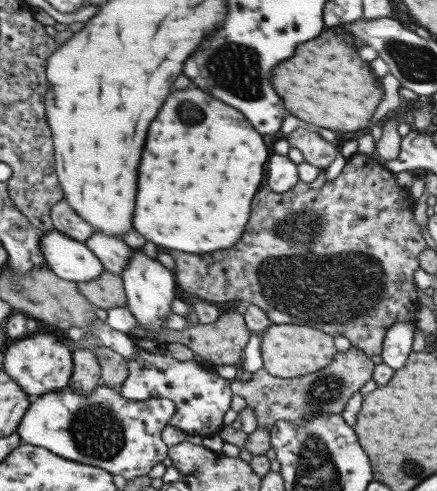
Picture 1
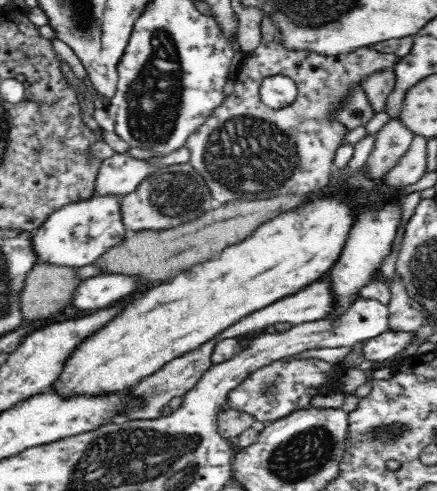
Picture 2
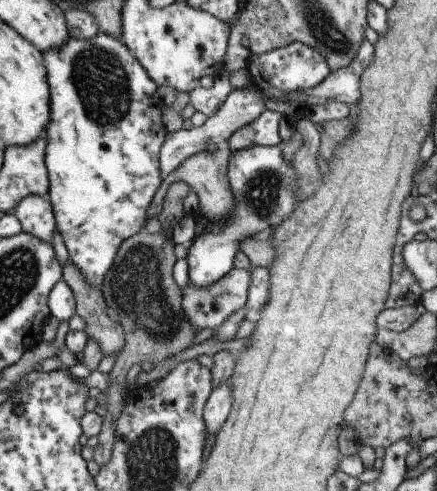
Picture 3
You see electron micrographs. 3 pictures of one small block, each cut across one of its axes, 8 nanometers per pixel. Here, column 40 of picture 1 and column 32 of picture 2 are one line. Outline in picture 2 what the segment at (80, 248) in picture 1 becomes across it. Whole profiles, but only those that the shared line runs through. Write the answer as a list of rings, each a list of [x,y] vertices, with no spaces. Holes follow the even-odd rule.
[[[118,195],[90,197],[67,204],[53,212],[48,220],[33,232],[32,247],[37,255],[36,262],[76,269],[98,260],[108,248],[126,238],[126,230],[120,219],[120,202]]]

